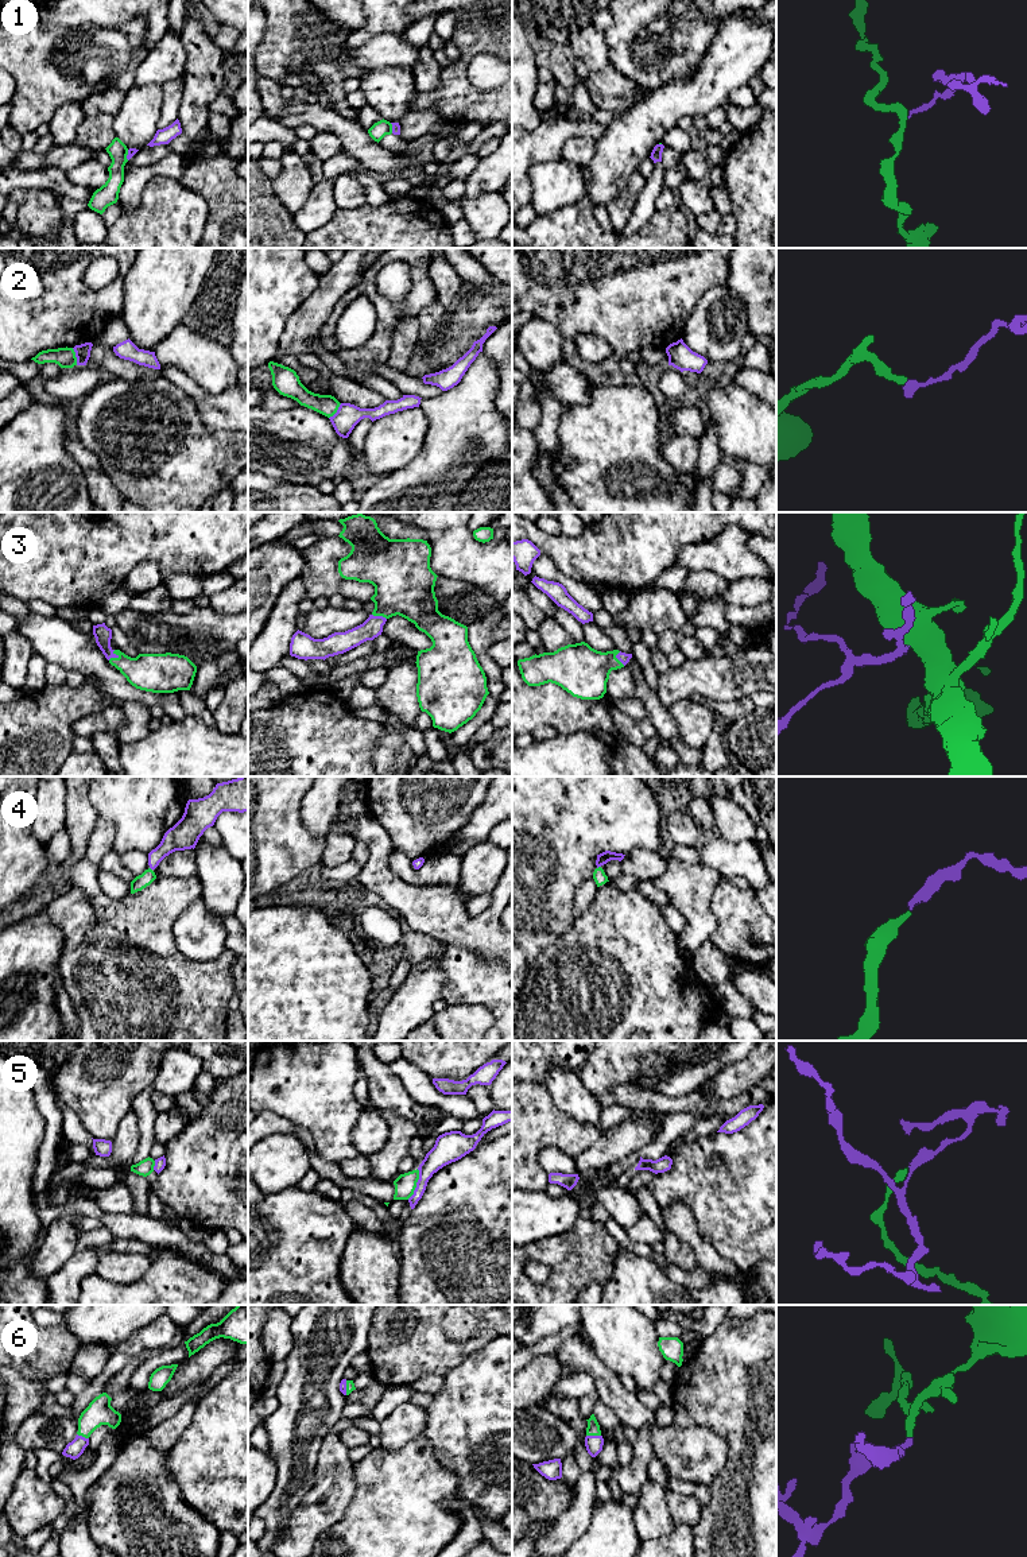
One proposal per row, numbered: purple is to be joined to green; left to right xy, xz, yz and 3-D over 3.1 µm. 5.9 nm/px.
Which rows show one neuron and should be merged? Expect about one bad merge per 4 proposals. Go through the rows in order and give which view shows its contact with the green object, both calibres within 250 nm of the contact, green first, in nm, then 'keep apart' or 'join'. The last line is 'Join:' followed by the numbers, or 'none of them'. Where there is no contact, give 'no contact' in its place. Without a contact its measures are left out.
1: meets green in xy; 120 nm thick on the green side, 50 nm on the other; keep apart
2: meets green in xy; 120 nm thick on the green side, 100 nm on the other; keep apart
3: meets green in xy; 220 nm thick on the green side, 100 nm on the other; join
4: meets green in yz; 80 nm thick on the green side, 70 nm on the other; join
5: meets green in xz; 130 nm thick on the green side, 140 nm on the other; keep apart
6: meets green in yz; 80 nm thick on the green side, 100 nm on the other; join
Join: 3, 4, 6

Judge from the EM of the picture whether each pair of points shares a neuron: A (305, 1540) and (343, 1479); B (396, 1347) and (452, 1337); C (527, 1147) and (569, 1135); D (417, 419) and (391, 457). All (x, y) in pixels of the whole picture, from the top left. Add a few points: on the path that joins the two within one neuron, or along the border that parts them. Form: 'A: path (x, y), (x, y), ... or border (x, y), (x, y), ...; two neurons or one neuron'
A: path (307, 1525), (328, 1505), (330, 1494); one neuron
B: path (410, 1337), (438, 1337); one neuron
C: path (538, 1137), (558, 1135); one neuron
D: path (407, 429), (391, 448); one neuron

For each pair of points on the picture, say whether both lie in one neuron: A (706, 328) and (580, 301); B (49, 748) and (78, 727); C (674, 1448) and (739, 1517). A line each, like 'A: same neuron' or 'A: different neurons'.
A: different neurons
B: different neurons
C: different neurons

